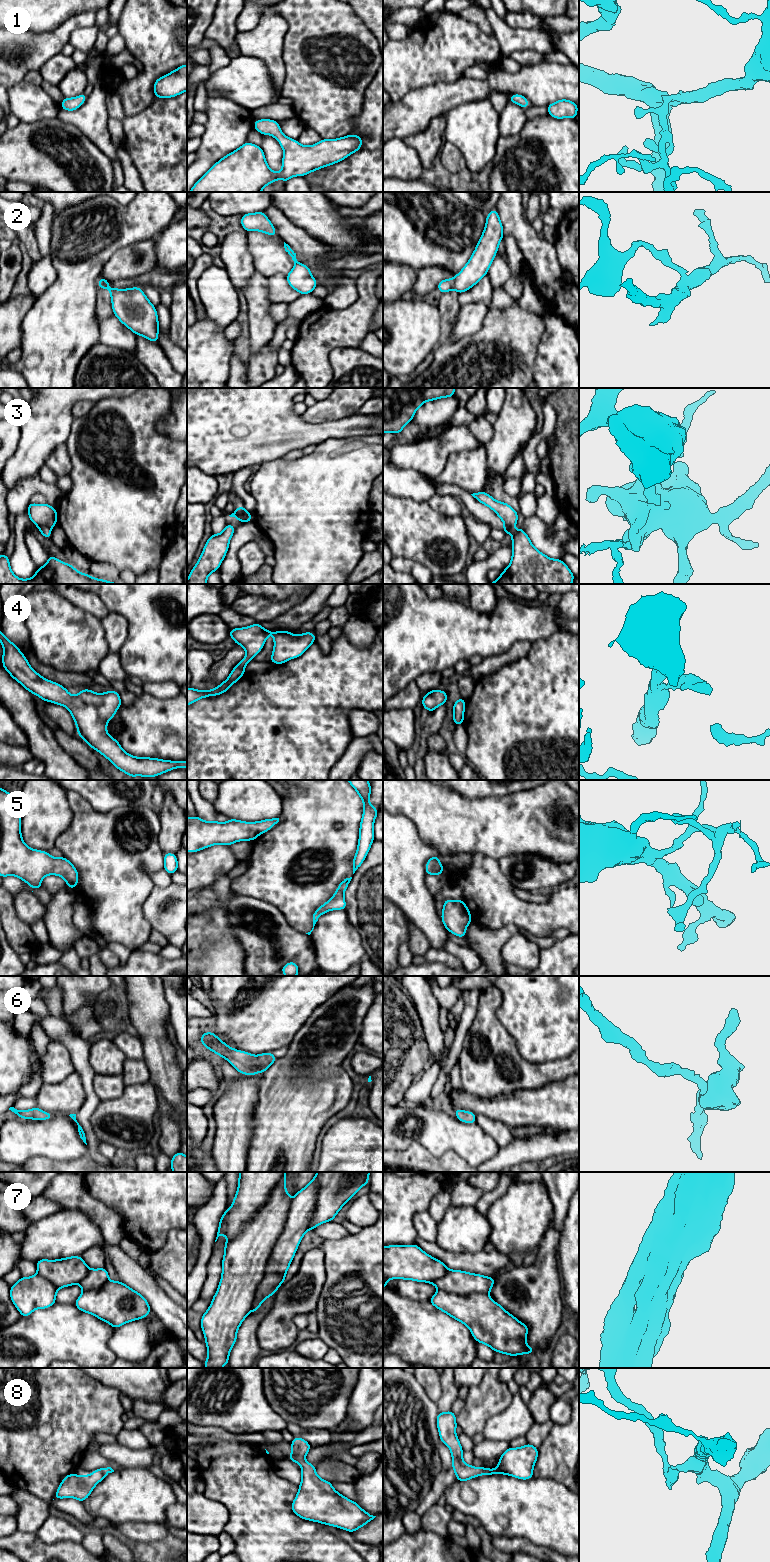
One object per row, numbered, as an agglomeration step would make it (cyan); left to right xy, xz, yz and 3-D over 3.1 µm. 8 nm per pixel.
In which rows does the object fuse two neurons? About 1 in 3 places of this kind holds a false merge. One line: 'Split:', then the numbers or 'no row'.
Split: 2, 3

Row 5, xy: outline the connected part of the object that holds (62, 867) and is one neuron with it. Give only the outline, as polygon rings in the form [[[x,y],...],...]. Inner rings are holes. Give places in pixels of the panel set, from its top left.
[[[0,788],[0,876],[16,876],[31,888],[41,890],[41,882],[47,875],[60,876],[70,889],[78,885],[78,871],[68,859],[52,857],[47,851],[32,849],[25,844],[21,835],[20,800]]]

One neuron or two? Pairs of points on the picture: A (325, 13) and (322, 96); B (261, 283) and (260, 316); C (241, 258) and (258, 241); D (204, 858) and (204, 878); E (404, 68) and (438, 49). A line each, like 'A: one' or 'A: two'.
A: one
B: one
C: two
D: one
E: one

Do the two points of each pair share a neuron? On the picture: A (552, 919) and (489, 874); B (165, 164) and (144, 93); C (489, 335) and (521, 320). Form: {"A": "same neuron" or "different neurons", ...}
{"A": "same neuron", "B": "different neurons", "C": "same neuron"}

